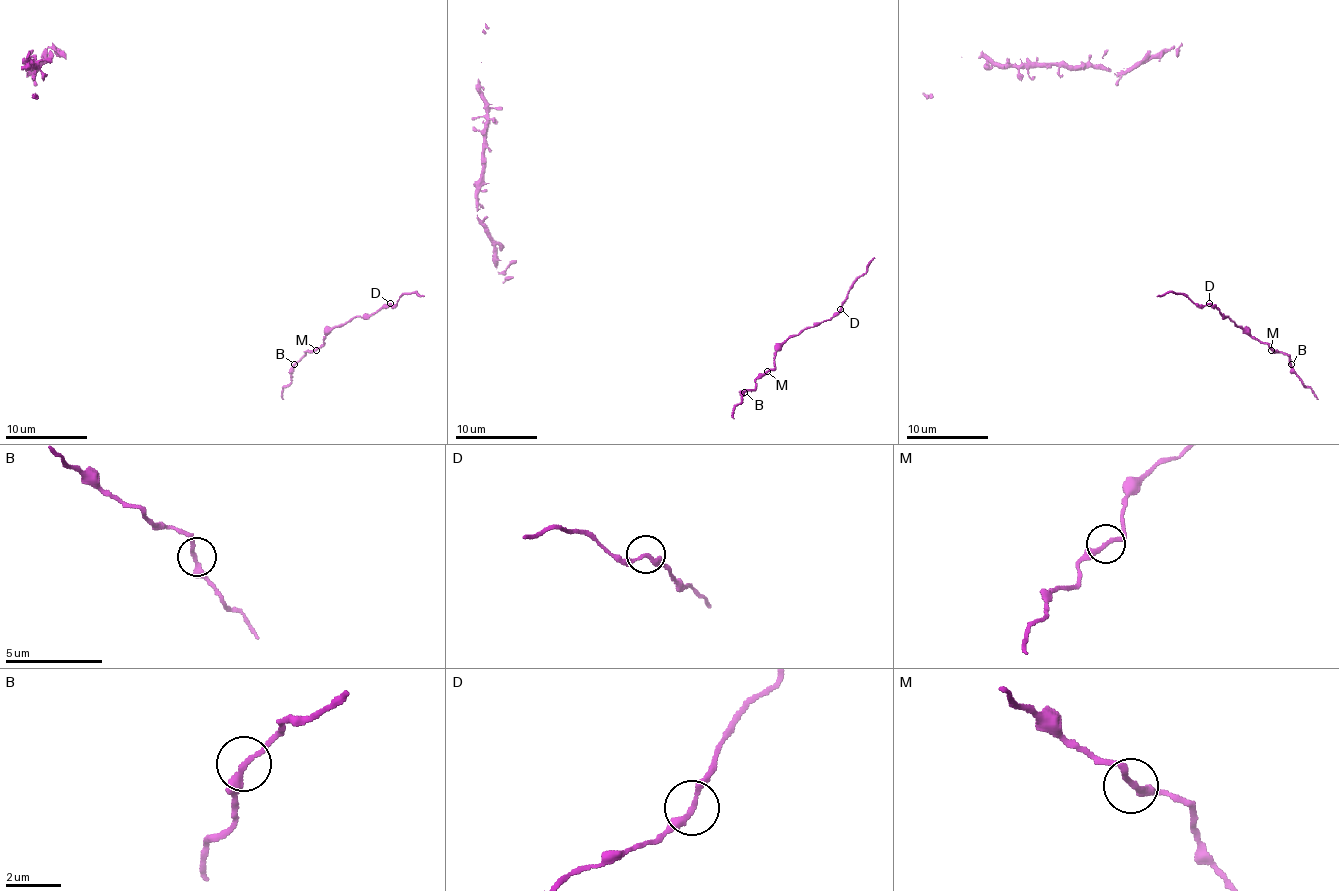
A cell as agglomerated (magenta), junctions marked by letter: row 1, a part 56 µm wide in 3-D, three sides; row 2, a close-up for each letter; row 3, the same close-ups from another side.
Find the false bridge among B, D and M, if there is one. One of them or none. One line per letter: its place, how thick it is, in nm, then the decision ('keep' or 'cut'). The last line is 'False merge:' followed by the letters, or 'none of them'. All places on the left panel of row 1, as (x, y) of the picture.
B: place (294, 364); calibre 220 nm; keep
D: place (390, 303); calibre 220 nm; keep
M: place (316, 350); calibre 220 nm; keep
False merge: none of them

